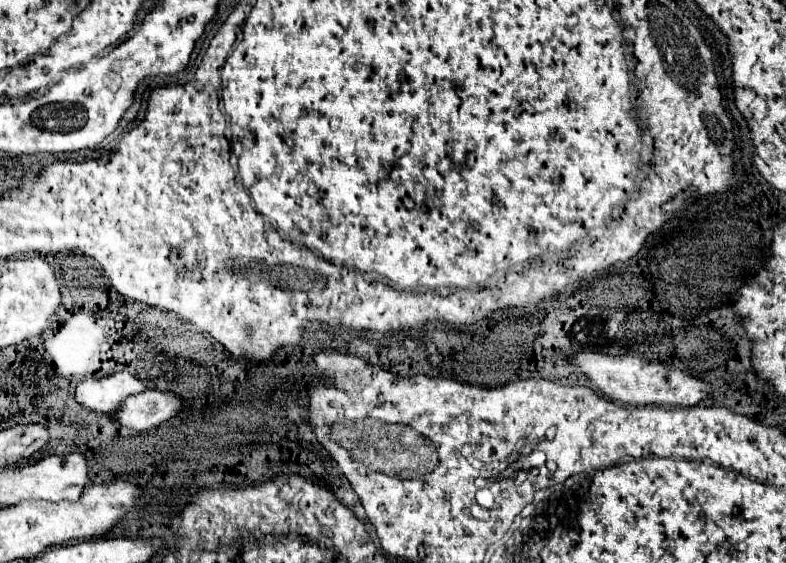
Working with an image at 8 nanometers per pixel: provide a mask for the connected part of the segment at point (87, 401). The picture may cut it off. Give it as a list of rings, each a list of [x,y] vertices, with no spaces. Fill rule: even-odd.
[[[117,372],[113,376],[105,376],[99,380],[83,380],[77,390],[75,398],[81,406],[103,412],[115,414],[119,412],[125,398],[145,392],[147,386],[129,372]]]

